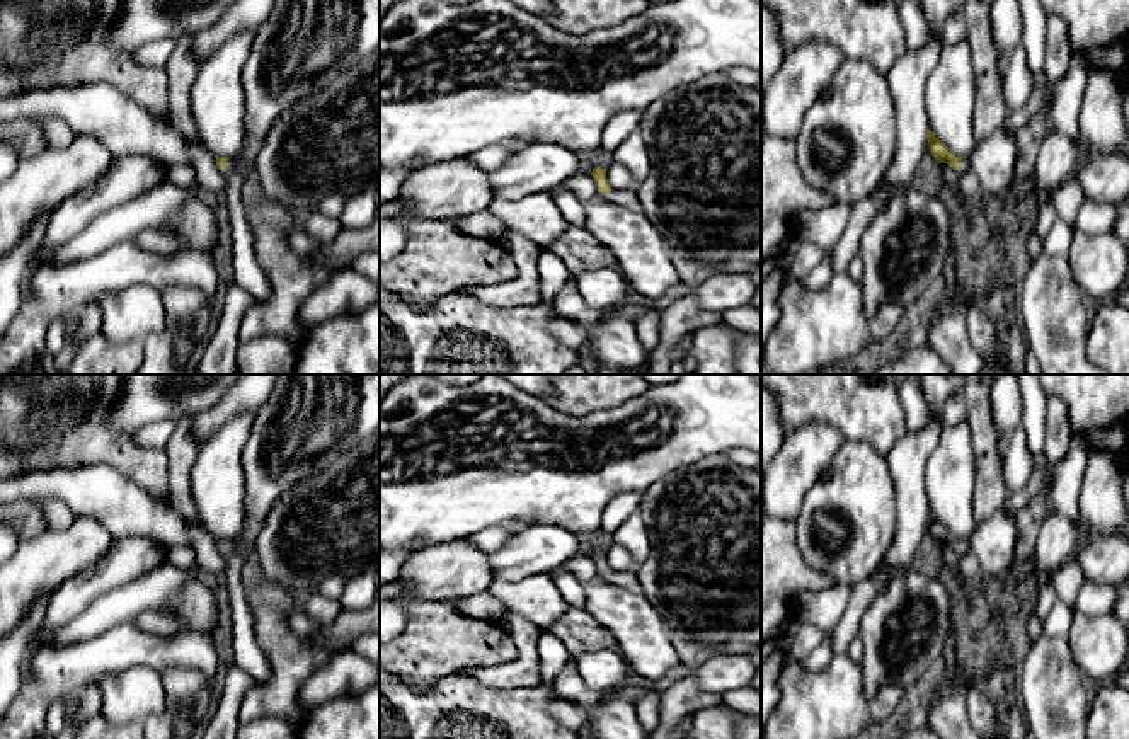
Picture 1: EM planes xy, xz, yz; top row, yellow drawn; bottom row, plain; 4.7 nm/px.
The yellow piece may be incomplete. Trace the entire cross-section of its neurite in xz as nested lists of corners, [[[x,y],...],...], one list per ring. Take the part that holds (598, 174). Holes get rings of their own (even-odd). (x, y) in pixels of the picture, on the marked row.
[[[593,169],[591,177],[594,179],[598,186],[598,192],[603,196],[603,199],[618,204],[632,213],[644,213],[644,206],[639,199],[637,191],[613,191],[606,179],[606,169]]]

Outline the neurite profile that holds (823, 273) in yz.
[[[826,255],[824,261],[809,276],[799,279],[797,283],[805,291],[817,291],[829,283],[833,274],[834,274],[834,271],[831,267],[831,257]]]

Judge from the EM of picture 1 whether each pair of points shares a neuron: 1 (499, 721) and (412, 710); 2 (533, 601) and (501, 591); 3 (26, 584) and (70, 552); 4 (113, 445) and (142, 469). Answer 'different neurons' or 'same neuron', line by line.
1: same neuron
2: same neuron
3: same neuron
4: same neuron

